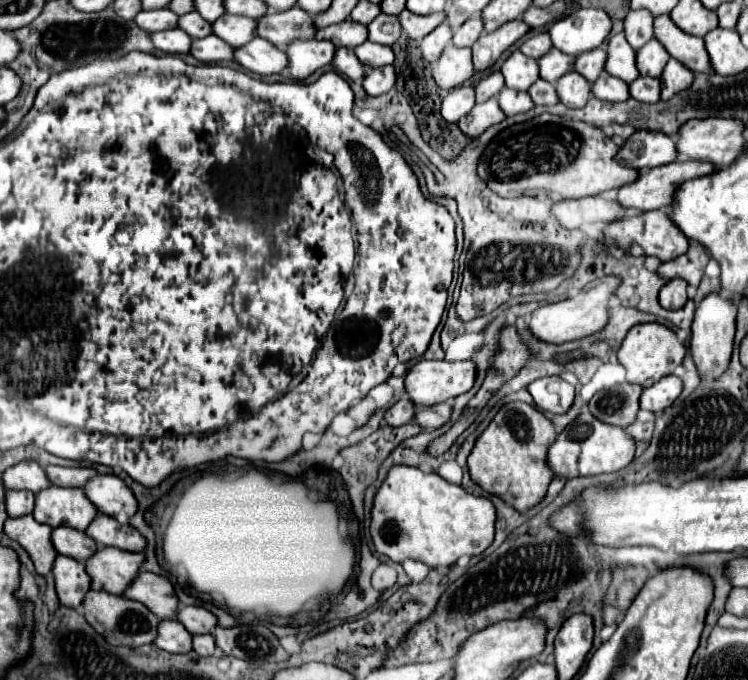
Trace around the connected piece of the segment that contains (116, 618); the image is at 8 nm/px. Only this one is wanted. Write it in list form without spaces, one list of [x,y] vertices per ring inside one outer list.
[[[89,589],[83,599],[83,613],[87,623],[107,639],[111,645],[125,645],[125,647],[141,647],[147,643],[153,643],[157,635],[159,617],[151,613],[143,603],[137,603],[133,599],[125,599],[119,595],[111,595],[107,591],[93,591]]]

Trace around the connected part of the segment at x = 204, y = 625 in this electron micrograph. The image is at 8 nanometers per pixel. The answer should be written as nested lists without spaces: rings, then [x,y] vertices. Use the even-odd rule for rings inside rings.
[[[189,605],[189,607],[179,607],[177,609],[177,621],[181,621],[185,625],[185,629],[191,635],[199,635],[199,633],[211,633],[211,629],[215,627],[217,619],[213,613],[209,613],[203,607],[197,605]]]

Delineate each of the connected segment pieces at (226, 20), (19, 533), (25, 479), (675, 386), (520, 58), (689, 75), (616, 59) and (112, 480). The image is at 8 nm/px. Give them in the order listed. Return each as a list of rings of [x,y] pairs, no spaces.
[[[225,13],[211,27],[213,27],[213,33],[221,37],[225,43],[229,43],[231,47],[241,47],[247,41],[251,41],[251,37],[255,35],[255,25],[257,25],[255,19]]]
[[[23,515],[17,519],[7,519],[3,525],[7,537],[17,541],[29,555],[39,575],[47,575],[51,571],[55,549],[51,545],[51,527],[45,527],[33,519],[33,515]]]
[[[37,461],[15,463],[7,467],[7,471],[3,471],[1,479],[7,489],[27,489],[27,491],[37,493],[49,487],[49,479],[45,471],[41,471],[41,465]]]
[[[667,375],[659,383],[655,383],[653,387],[643,389],[643,393],[641,393],[641,409],[653,411],[653,413],[663,411],[679,397],[681,389],[683,389],[681,379],[677,375]]]
[[[513,51],[505,63],[501,65],[501,73],[505,77],[505,85],[517,91],[527,91],[539,77],[537,61],[525,57],[521,51]]]
[[[671,57],[661,75],[661,99],[663,101],[671,99],[675,93],[689,87],[691,81],[693,81],[693,71]]]
[[[623,33],[613,35],[607,43],[605,71],[613,77],[623,79],[625,83],[631,83],[635,77],[639,77],[639,71],[635,67],[635,51],[631,49]]]
[[[95,475],[87,481],[83,491],[99,513],[113,517],[123,511],[131,517],[137,511],[137,501],[131,489],[117,475]]]

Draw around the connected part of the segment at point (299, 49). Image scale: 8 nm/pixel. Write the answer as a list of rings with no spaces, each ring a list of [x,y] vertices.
[[[297,39],[285,47],[287,53],[287,73],[303,81],[315,69],[333,61],[335,45],[331,41],[317,41],[317,39]]]

